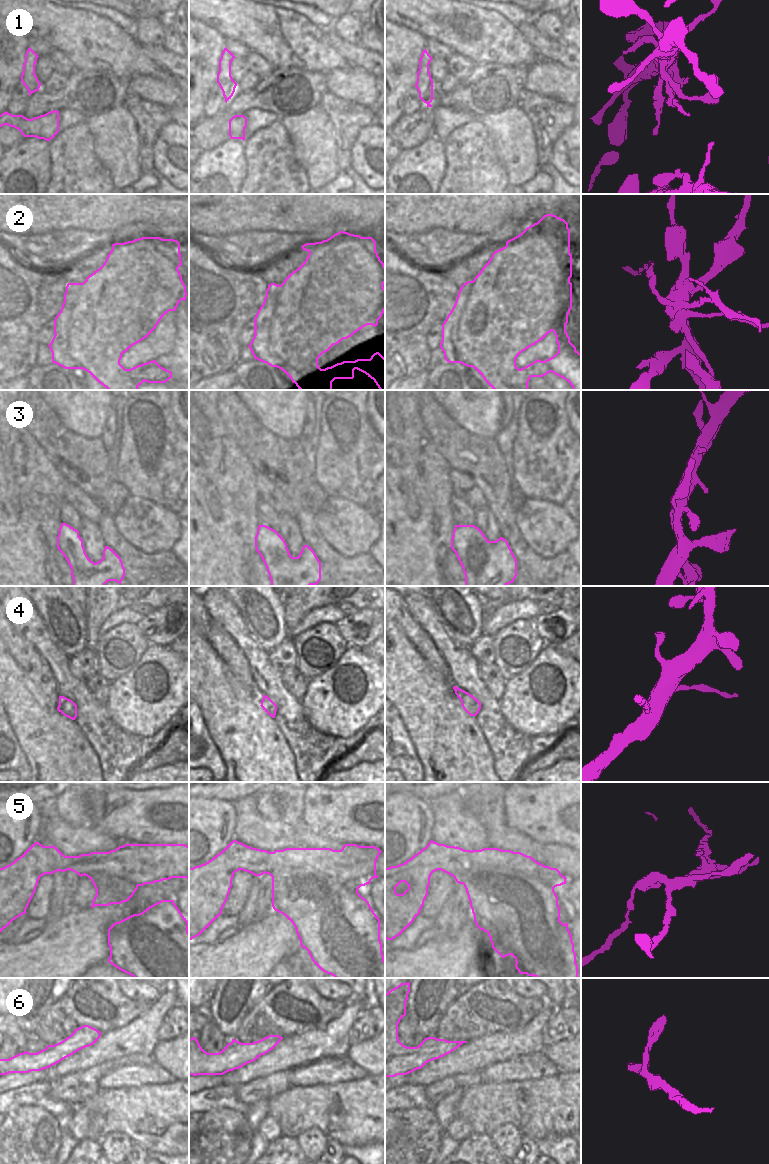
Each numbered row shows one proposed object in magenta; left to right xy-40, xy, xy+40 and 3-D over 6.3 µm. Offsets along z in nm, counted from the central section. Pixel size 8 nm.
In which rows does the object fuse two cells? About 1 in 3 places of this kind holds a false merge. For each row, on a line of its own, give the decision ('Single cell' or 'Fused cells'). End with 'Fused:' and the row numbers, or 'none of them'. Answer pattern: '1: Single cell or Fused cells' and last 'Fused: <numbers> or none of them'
1: Single cell
2: Fused cells
3: Single cell
4: Fused cells
5: Fused cells
6: Single cell
Fused: 2, 4, 5

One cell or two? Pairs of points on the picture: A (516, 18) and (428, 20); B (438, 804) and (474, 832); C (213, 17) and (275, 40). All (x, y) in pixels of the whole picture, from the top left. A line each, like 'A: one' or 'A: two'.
A: two
B: one
C: one

